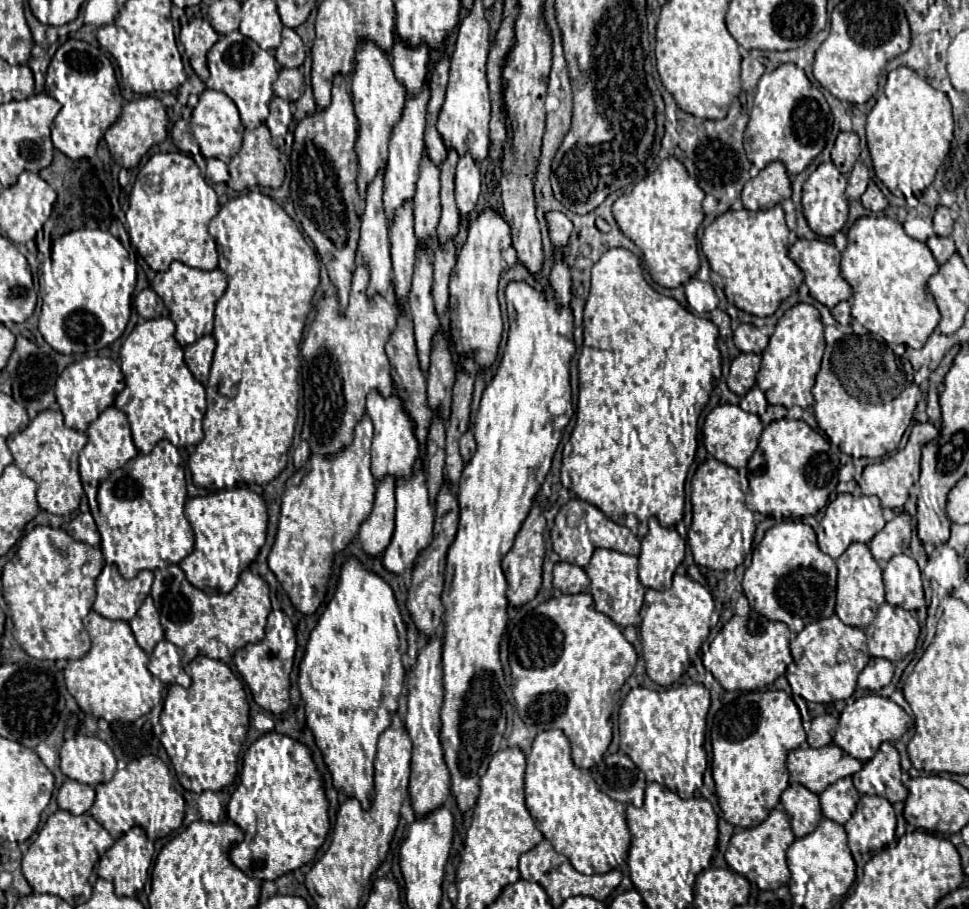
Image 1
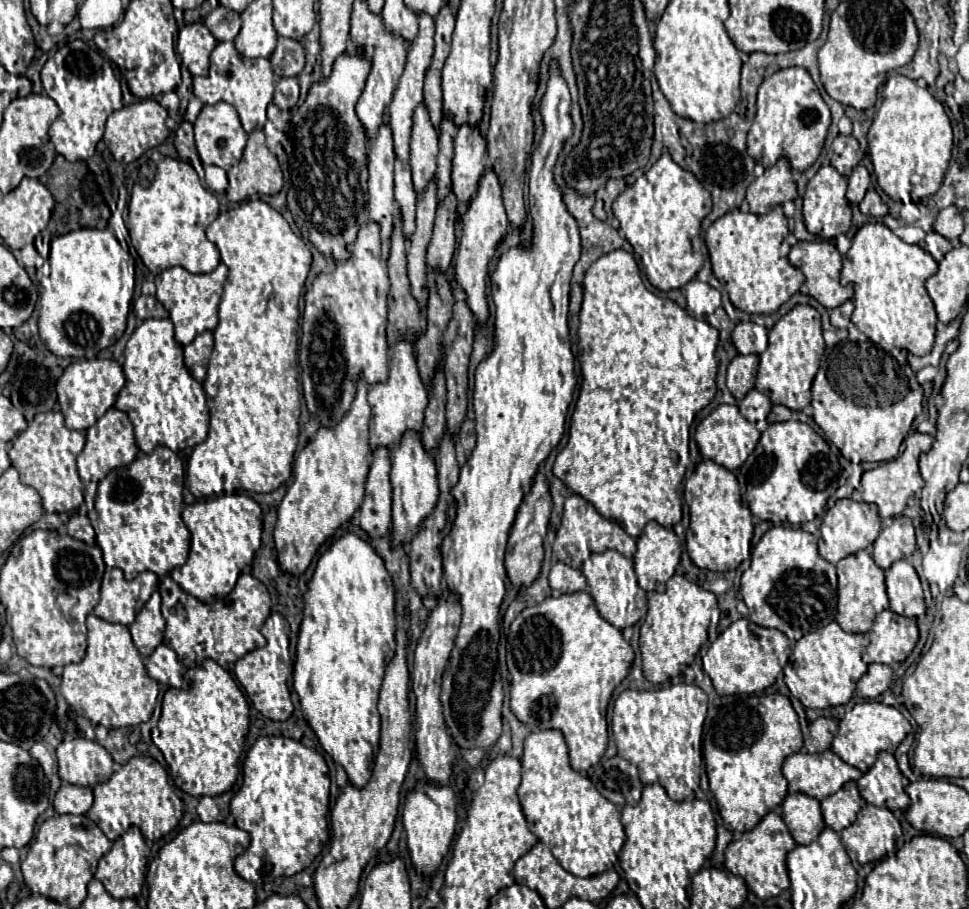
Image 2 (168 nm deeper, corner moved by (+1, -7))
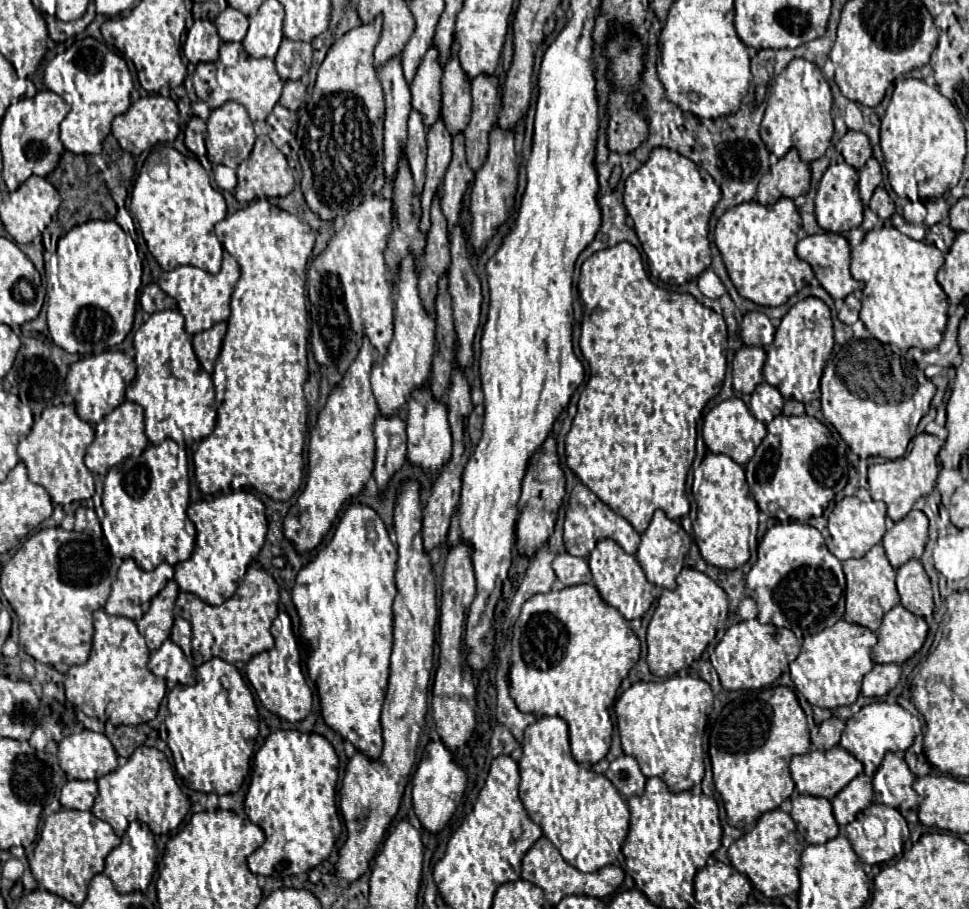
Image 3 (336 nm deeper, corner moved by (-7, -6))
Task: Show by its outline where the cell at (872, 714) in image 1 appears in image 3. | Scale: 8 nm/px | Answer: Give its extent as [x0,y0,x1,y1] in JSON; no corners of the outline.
[840,701,922,777]

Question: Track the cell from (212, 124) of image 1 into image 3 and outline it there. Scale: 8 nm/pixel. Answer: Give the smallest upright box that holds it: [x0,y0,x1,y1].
[206,101,256,169]

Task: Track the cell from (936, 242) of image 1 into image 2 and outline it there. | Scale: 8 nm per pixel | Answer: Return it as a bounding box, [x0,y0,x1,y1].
[924,232,952,262]

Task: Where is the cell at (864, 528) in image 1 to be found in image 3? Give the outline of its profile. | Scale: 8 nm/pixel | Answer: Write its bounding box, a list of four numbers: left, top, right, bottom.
[827,497,886,561]

